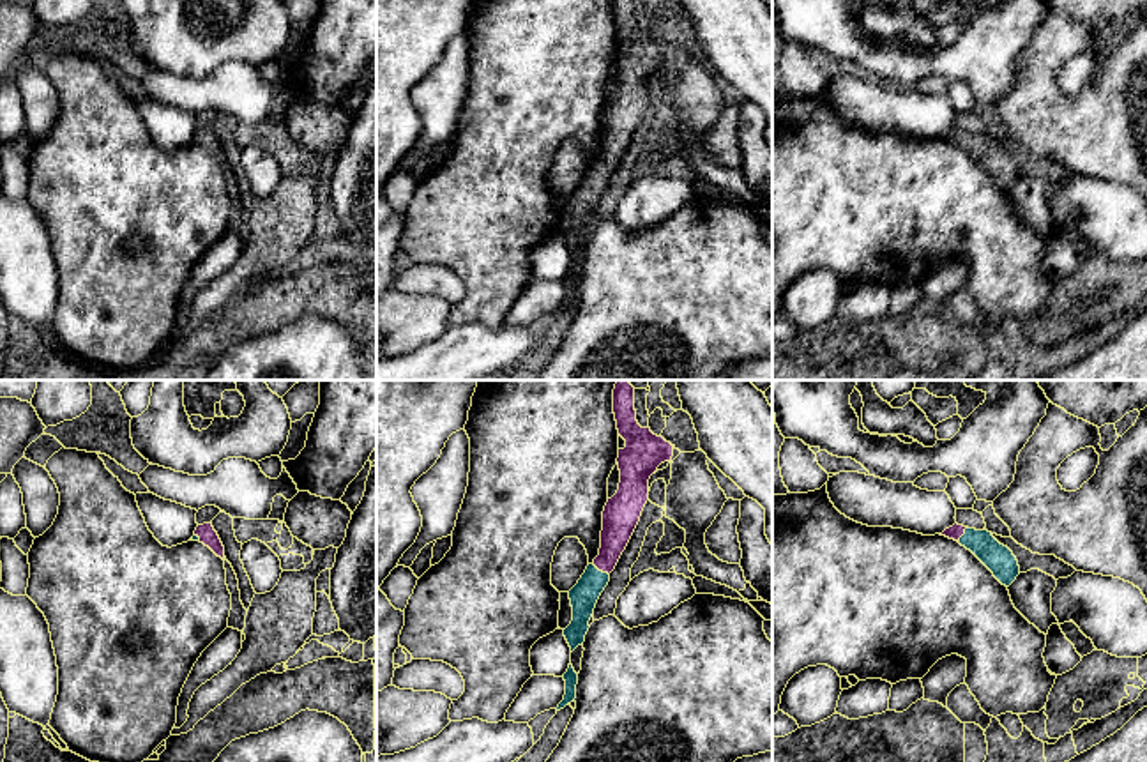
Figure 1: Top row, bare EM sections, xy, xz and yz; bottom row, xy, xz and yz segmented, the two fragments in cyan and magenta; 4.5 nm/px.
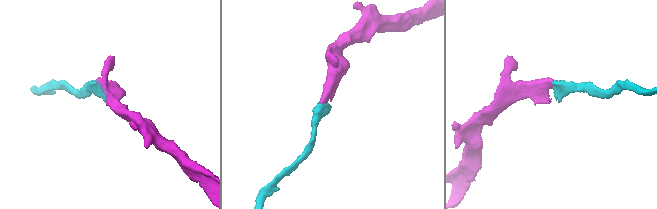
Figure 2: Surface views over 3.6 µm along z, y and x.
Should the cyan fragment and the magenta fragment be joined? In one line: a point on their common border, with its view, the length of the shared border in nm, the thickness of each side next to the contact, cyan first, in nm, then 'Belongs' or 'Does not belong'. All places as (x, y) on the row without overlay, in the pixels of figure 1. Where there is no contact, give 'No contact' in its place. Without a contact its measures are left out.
Touches cyan at xz (601, 175). Shared border 100 nm. Thickness 130 nm (cyan) against 160 nm. Belongs

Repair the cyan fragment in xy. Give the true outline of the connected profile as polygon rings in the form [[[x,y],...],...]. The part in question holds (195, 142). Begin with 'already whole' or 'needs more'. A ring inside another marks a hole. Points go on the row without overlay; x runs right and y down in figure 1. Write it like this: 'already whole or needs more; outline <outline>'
needs more; outline [[[203,127],[198,129],[194,134],[194,140],[191,141],[193,145],[200,145],[205,150],[209,150],[217,161],[226,163],[224,161],[224,150],[217,140],[217,136],[214,134],[212,127]]]

